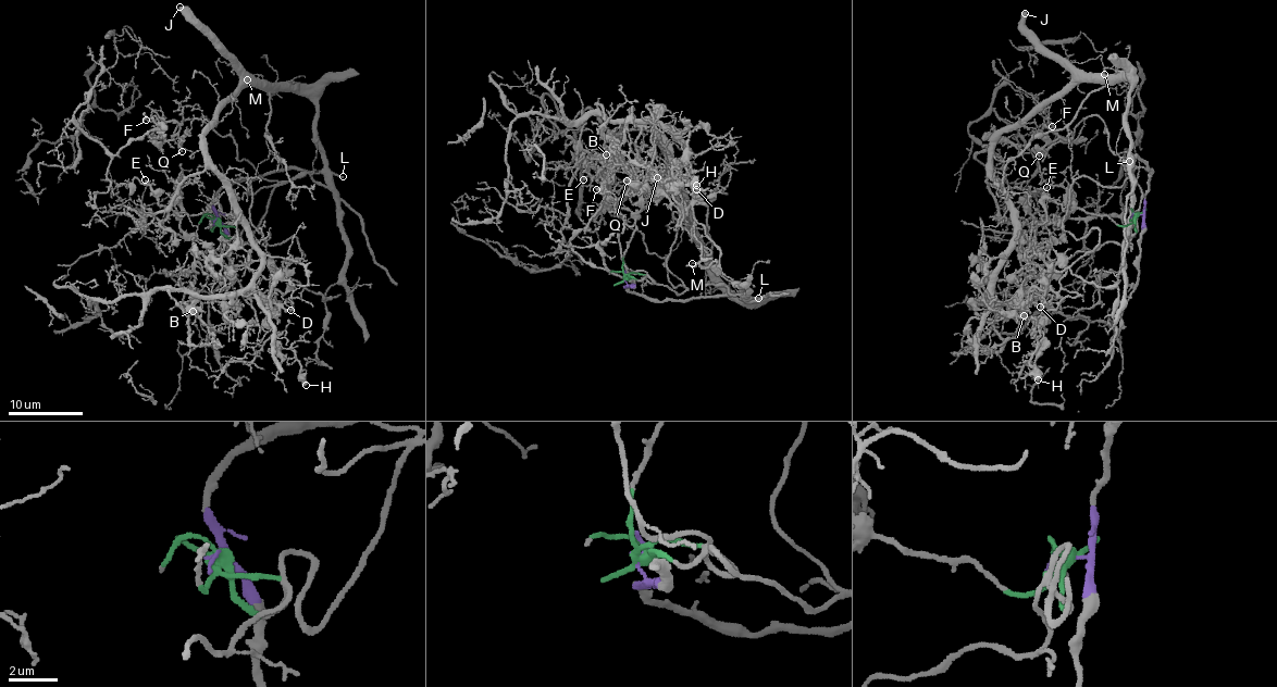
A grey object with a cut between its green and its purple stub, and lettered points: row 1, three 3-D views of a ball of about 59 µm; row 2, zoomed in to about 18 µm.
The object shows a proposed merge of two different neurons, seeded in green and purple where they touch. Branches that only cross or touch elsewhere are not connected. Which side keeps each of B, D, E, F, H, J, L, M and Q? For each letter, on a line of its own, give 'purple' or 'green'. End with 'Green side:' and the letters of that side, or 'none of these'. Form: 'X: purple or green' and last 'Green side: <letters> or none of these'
B: green
D: green
E: green
F: green
H: green
J: purple
L: purple
M: purple
Q: green
Green side: B, D, E, F, H, Q

